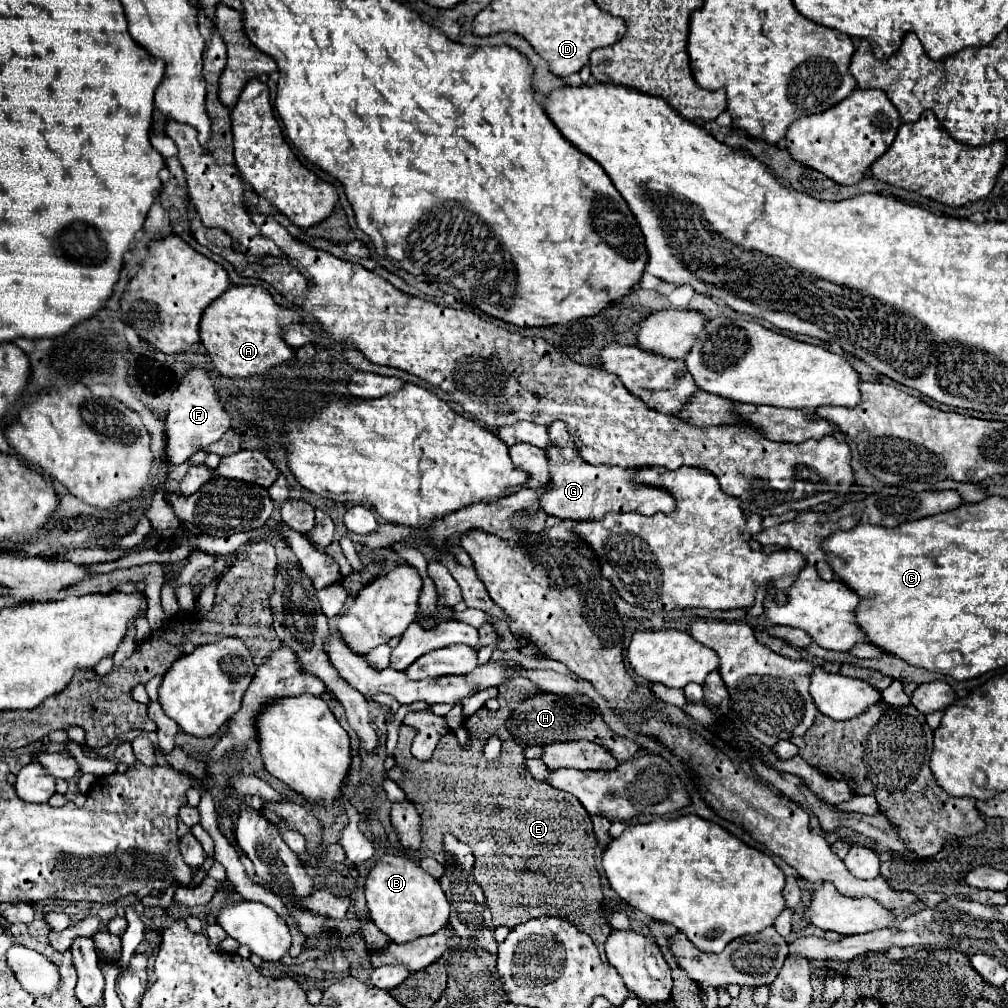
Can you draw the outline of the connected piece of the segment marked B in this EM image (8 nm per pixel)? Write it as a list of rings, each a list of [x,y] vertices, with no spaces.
[[[384,854],[382,858],[378,858],[366,876],[364,894],[370,920],[396,944],[436,934],[448,924],[450,904],[438,880],[406,856]]]

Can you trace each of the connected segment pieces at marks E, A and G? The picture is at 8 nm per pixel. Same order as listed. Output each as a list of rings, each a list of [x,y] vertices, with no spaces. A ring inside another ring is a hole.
[[[500,692],[498,712],[492,714],[488,708],[480,708],[464,720],[464,728],[472,740],[470,748],[452,742],[452,732],[448,732],[440,738],[434,756],[426,762],[412,756],[410,746],[414,734],[410,728],[400,726],[394,758],[402,768],[402,780],[396,784],[404,790],[408,802],[420,802],[424,806],[424,812],[420,814],[422,842],[418,852],[406,850],[398,842],[394,830],[390,842],[396,850],[414,858],[432,856],[440,864],[446,864],[448,856],[442,852],[442,836],[446,832],[454,834],[472,848],[476,858],[474,876],[484,890],[494,926],[514,928],[532,918],[556,916],[590,934],[602,958],[606,958],[604,936],[608,934],[610,924],[602,912],[604,894],[594,864],[598,842],[592,832],[592,822],[574,796],[556,790],[546,782],[538,782],[526,772],[524,748],[510,738],[504,726],[506,718],[502,716],[524,698],[526,694]],[[490,736],[502,740],[502,750],[496,760],[484,758],[484,744]]]
[[[232,286],[216,298],[202,314],[200,342],[206,346],[216,370],[228,378],[248,378],[272,366],[294,362],[294,350],[280,338],[280,328],[298,324],[294,308],[278,306],[262,286]]]
[[[552,422],[548,426],[550,446],[546,448],[548,458],[548,486],[546,492],[538,496],[540,508],[562,520],[582,520],[582,518],[602,518],[608,512],[638,512],[644,516],[652,516],[656,512],[672,512],[674,502],[666,490],[656,490],[650,486],[634,486],[630,476],[636,472],[634,468],[616,468],[616,466],[592,466],[580,462],[576,458],[576,448],[572,446],[572,438],[568,438],[568,430],[564,422]]]

